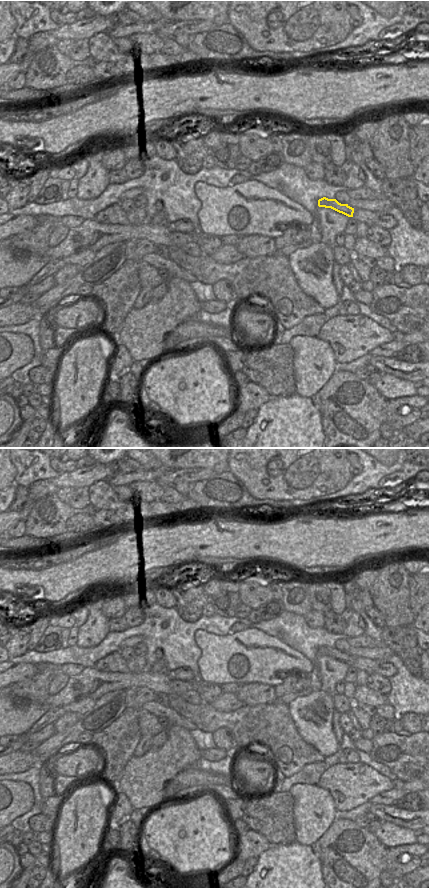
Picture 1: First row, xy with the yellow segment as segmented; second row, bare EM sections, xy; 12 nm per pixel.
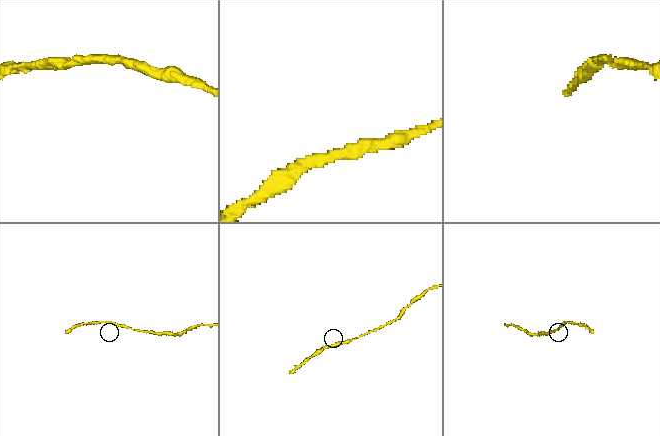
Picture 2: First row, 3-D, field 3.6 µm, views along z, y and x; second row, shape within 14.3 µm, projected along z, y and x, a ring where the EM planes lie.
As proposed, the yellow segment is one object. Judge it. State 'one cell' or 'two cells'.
one cell

